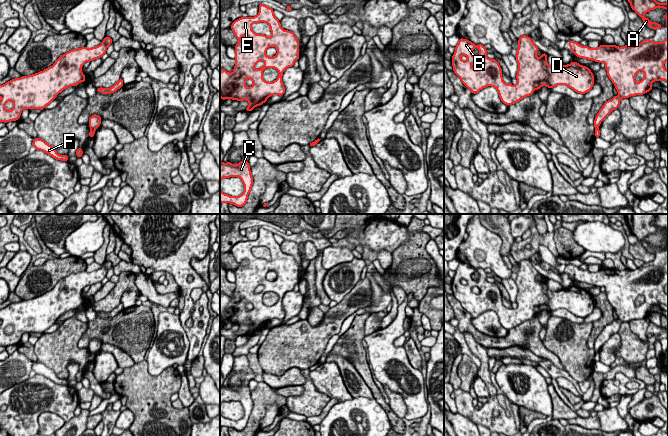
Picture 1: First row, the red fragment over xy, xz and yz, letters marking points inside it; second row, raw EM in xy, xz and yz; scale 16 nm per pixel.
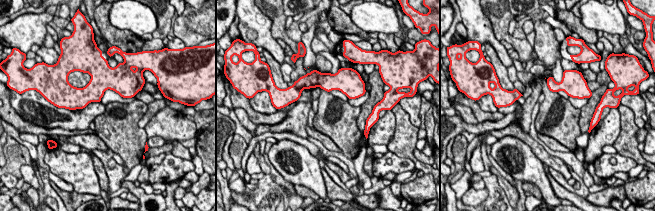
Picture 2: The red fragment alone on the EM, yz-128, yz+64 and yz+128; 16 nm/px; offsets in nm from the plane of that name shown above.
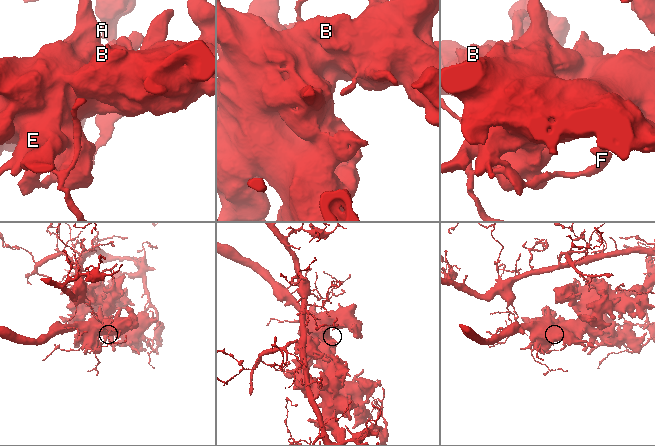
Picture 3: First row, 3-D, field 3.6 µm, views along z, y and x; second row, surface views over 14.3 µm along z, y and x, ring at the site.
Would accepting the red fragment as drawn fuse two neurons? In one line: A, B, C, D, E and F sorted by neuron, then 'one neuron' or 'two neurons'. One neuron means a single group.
A B C D E / F | two neurons

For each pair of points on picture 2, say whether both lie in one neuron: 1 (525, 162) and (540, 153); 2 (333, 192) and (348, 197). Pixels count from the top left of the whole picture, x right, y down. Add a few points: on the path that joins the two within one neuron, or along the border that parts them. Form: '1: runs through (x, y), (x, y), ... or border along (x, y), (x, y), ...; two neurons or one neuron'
1: border along (519, 139), (530, 148), (543, 164); two neurons
2: runs through (337, 193), (344, 196); one neuron

